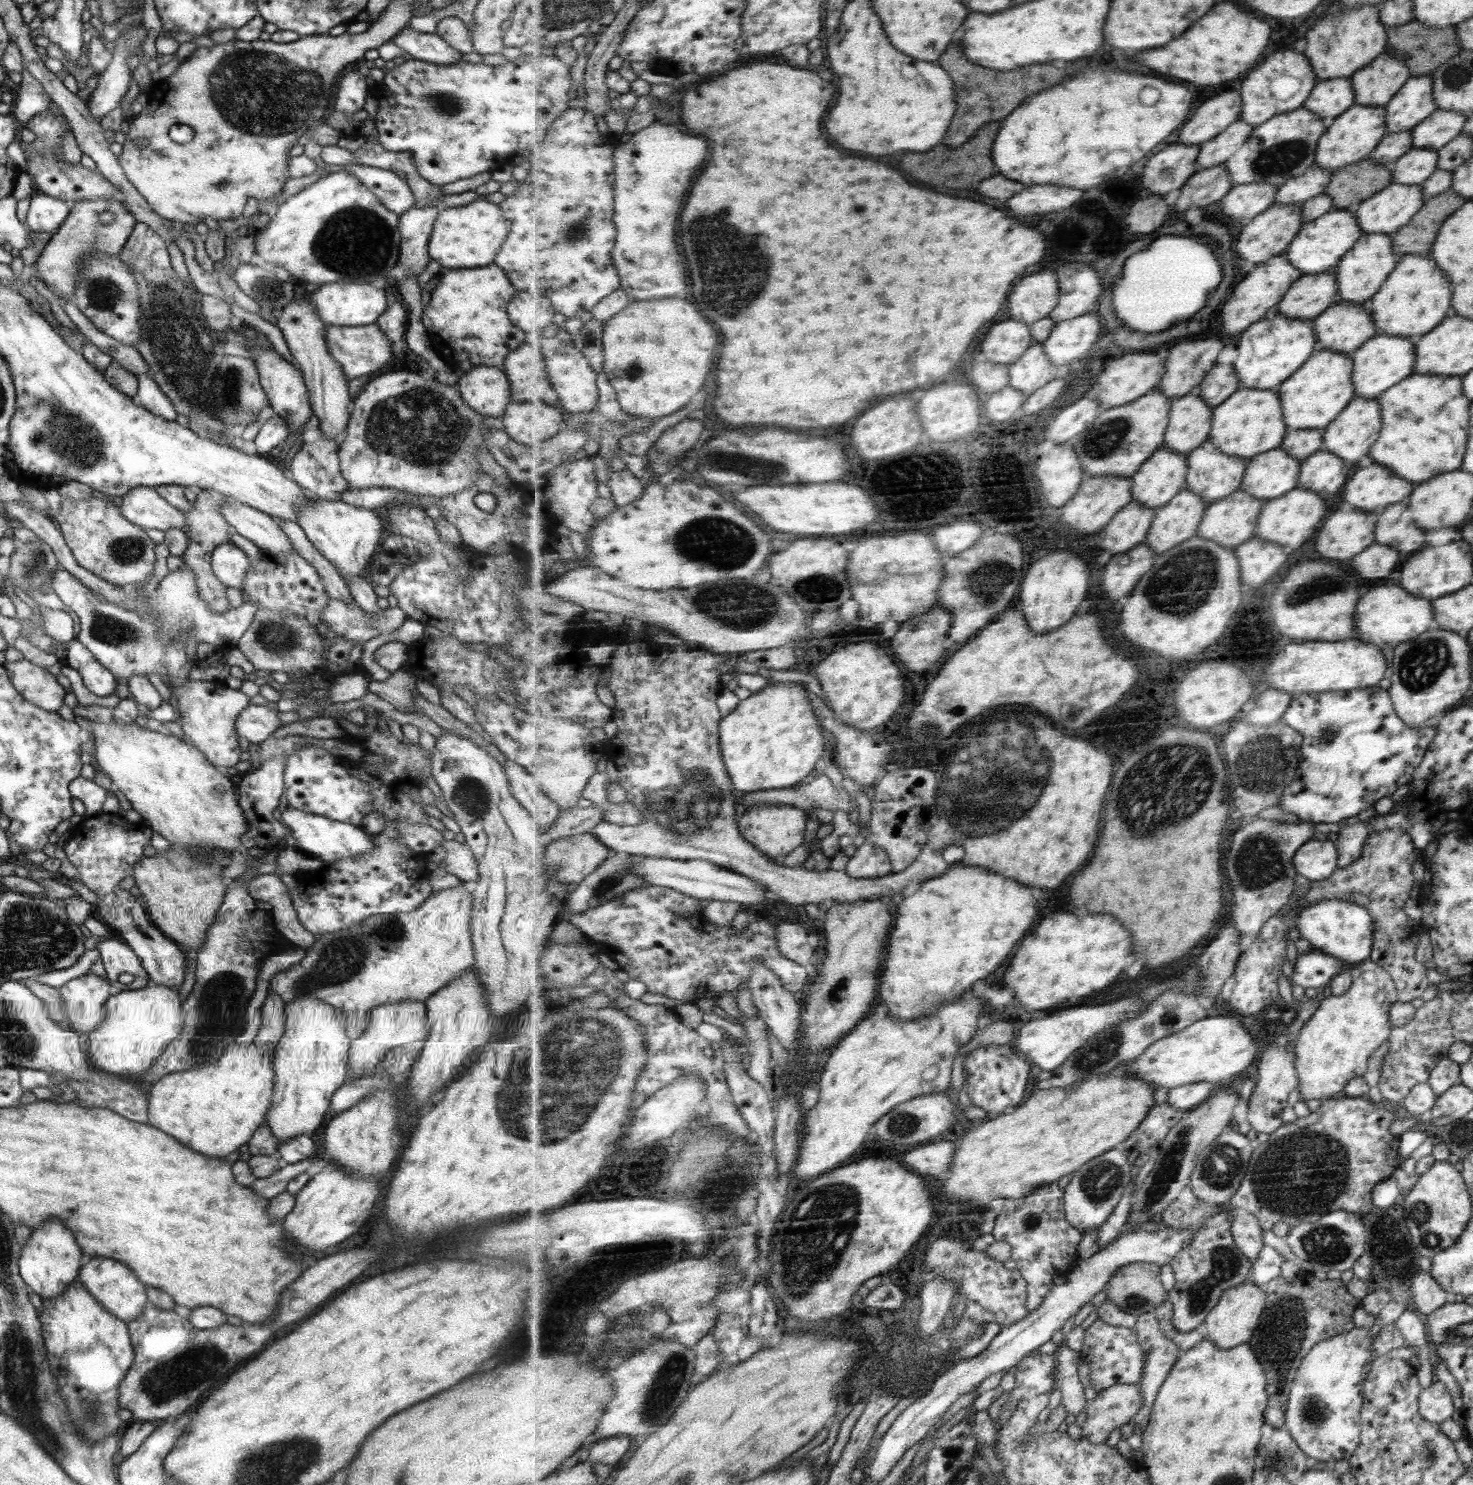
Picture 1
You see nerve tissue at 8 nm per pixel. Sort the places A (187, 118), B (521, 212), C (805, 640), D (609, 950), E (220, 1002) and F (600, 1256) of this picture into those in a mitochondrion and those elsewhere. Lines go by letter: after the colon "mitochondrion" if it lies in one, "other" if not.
A: other
B: other
C: other
D: other
E: mitochondrion
F: other

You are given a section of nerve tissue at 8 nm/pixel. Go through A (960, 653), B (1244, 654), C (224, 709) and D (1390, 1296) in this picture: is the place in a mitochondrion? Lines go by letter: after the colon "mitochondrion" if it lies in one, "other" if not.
A: other
B: other
C: other
D: other

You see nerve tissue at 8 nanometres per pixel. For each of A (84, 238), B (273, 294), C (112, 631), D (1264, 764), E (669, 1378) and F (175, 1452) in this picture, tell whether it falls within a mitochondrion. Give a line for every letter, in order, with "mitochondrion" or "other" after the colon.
A: other
B: mitochondrion
C: mitochondrion
D: mitochondrion
E: mitochondrion
F: other

